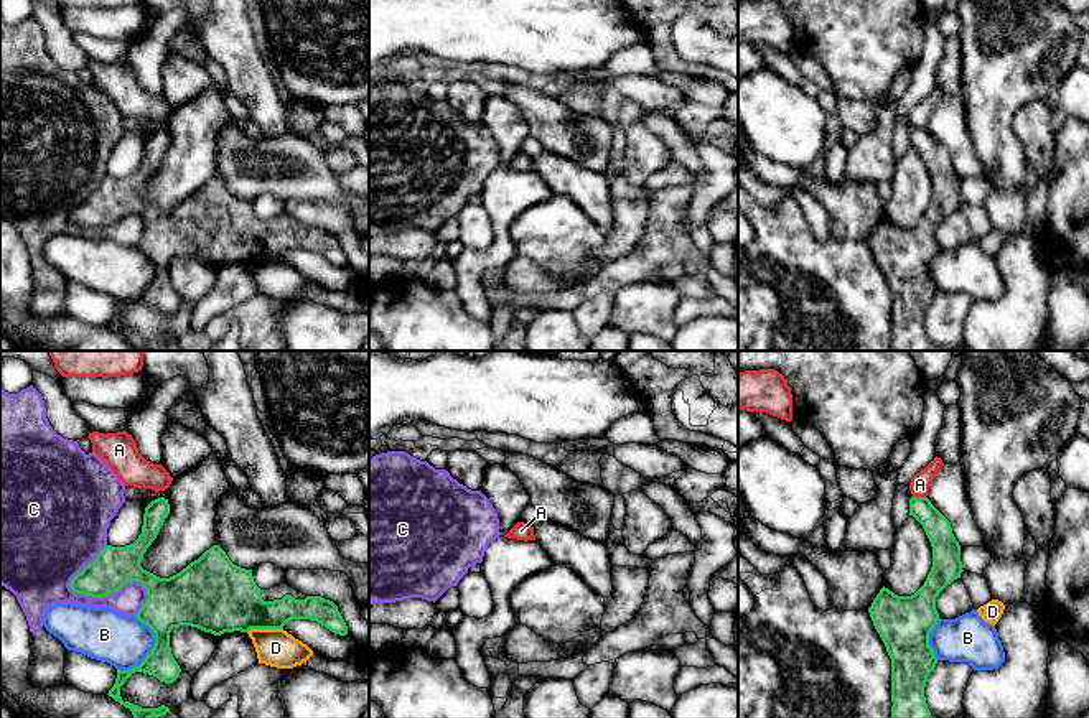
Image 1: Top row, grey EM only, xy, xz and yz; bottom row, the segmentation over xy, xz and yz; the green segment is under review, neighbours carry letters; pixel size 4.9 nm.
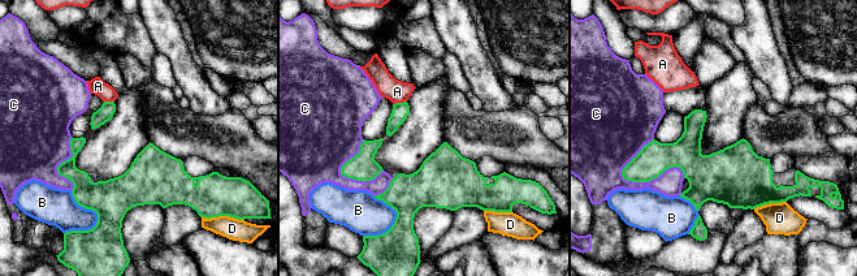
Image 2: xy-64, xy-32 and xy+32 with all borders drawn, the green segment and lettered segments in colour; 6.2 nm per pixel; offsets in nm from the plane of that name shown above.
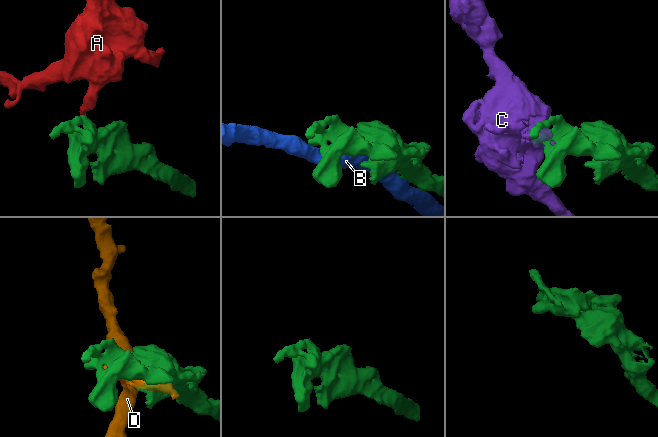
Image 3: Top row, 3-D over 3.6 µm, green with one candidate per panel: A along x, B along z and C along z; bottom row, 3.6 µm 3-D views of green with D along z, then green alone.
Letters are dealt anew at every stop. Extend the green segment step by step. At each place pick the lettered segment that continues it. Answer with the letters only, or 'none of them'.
none of them

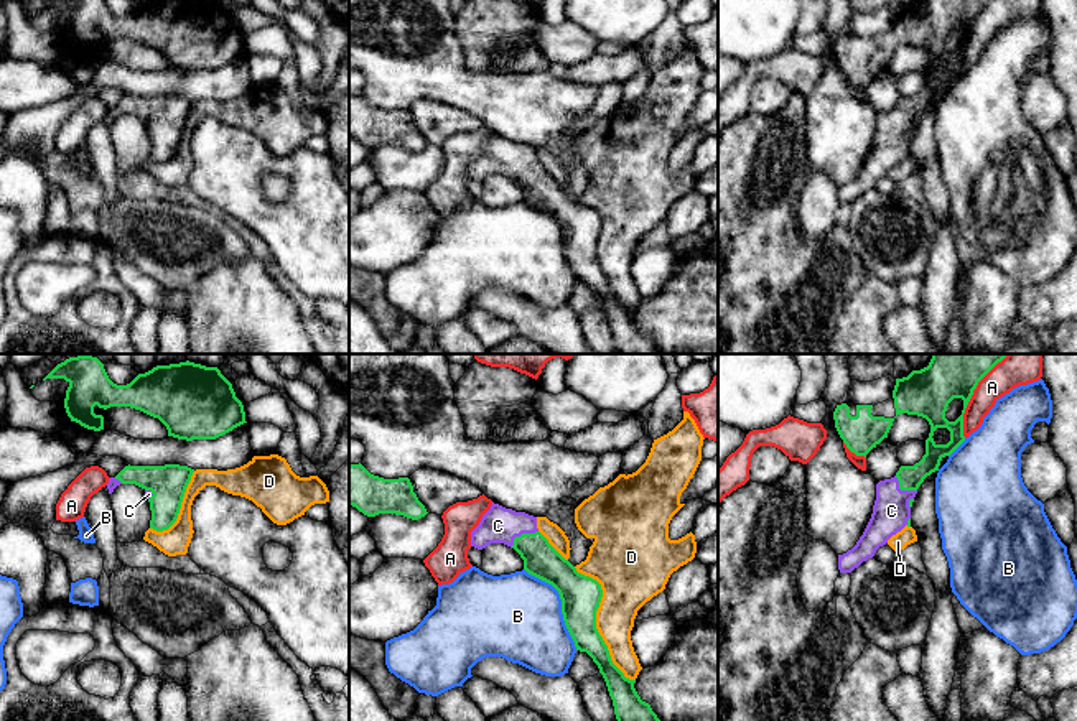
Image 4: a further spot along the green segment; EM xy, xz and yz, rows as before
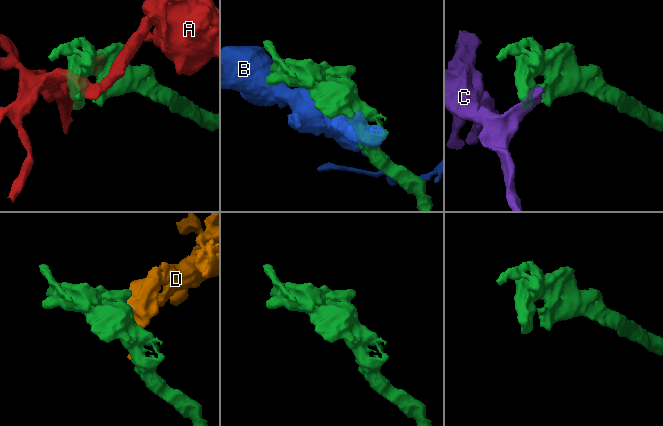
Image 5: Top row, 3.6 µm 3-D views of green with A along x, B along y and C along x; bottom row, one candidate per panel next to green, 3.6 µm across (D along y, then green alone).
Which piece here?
C

